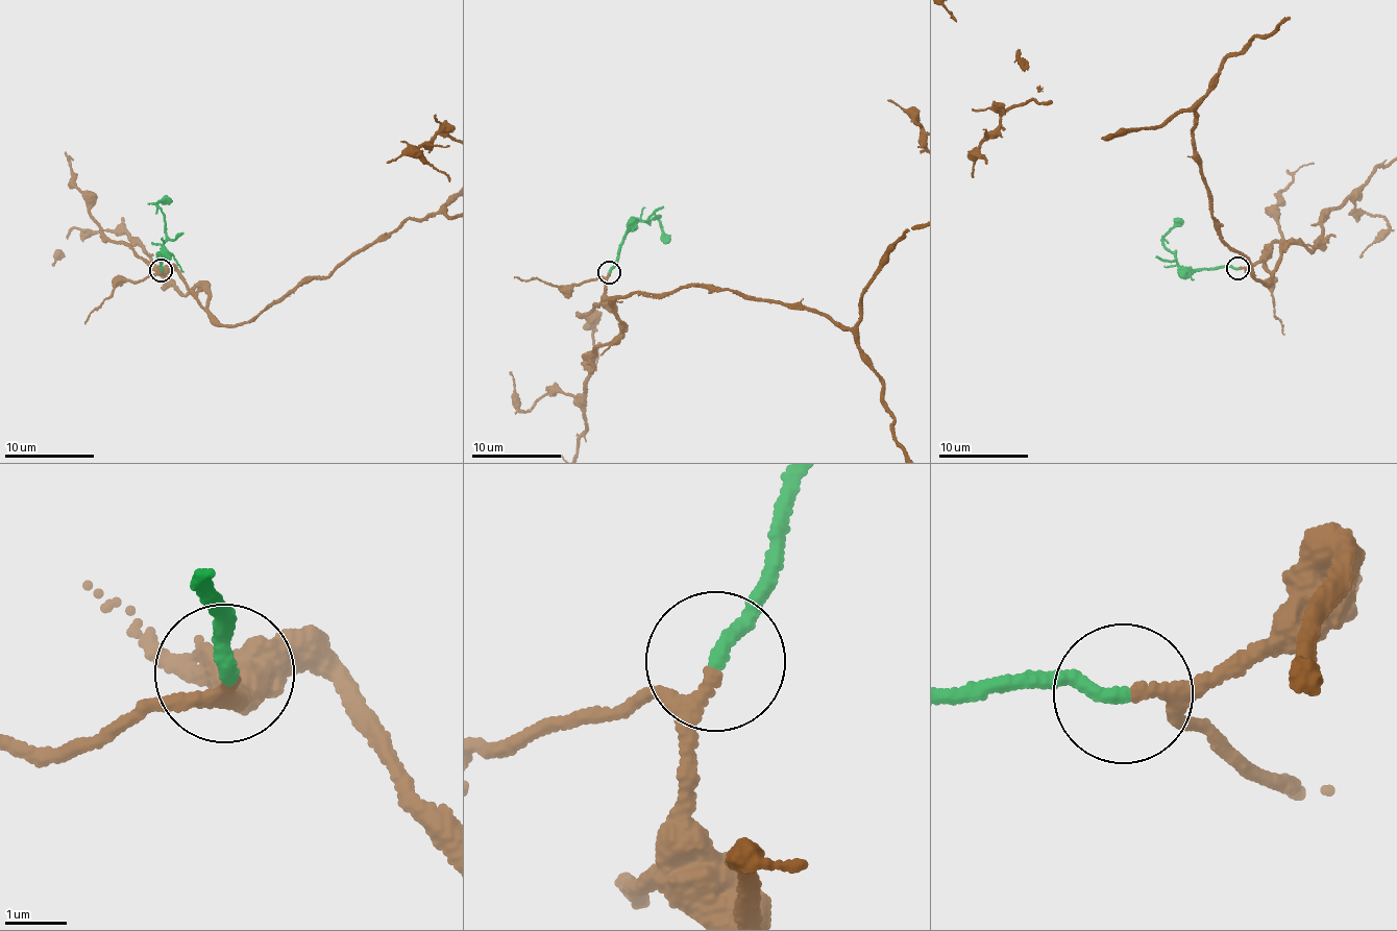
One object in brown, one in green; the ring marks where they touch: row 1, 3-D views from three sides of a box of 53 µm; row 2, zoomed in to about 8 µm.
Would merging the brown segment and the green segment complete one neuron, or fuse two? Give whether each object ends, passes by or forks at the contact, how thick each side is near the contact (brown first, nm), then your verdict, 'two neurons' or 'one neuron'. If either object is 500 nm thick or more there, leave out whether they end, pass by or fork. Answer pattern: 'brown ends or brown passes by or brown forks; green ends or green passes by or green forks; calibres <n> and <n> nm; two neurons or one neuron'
brown passes by; green ends; calibres 160 and 240 nm; one neuron

